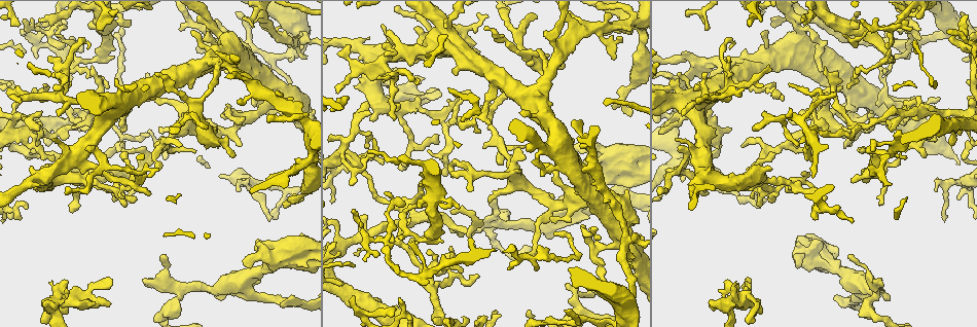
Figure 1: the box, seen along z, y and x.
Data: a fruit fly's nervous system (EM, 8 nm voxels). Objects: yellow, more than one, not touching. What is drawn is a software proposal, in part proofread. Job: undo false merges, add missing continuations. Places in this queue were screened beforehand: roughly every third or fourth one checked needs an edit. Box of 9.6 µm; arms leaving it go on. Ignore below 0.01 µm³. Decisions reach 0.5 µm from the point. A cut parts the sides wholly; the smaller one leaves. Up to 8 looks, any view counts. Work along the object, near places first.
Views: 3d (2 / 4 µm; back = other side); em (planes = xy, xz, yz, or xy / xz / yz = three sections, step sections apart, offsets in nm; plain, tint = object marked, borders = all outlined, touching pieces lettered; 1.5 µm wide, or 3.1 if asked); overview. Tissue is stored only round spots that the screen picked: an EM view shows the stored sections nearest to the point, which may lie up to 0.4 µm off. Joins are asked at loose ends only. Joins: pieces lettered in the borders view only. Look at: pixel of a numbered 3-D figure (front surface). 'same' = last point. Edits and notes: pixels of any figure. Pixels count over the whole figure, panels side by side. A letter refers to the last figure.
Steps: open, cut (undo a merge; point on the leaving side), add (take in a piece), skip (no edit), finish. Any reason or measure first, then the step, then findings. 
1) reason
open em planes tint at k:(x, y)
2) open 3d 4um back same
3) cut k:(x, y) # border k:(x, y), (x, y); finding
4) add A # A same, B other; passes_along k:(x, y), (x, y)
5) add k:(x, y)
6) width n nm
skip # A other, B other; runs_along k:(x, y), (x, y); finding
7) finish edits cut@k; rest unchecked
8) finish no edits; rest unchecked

thin end
open 3d 4um at 1:(766, 66)

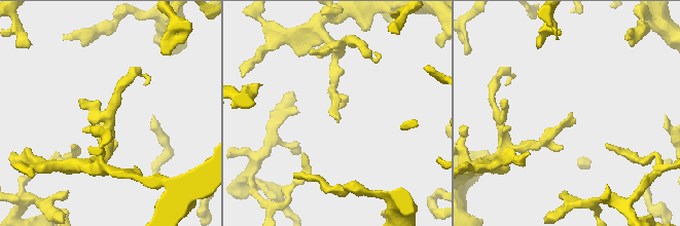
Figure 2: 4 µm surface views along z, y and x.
open em planes borders at 2:(570, 114)

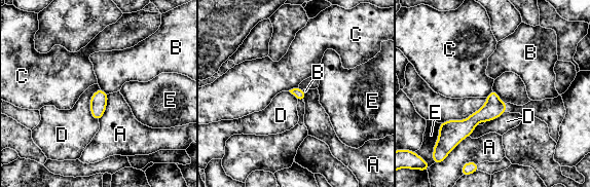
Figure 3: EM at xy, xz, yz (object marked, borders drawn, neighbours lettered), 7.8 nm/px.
skip # A other, B other, C other, D other, E other; no lettered piece goes on from it

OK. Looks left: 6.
an open end
open 3d 4um at 1:(491, 104)

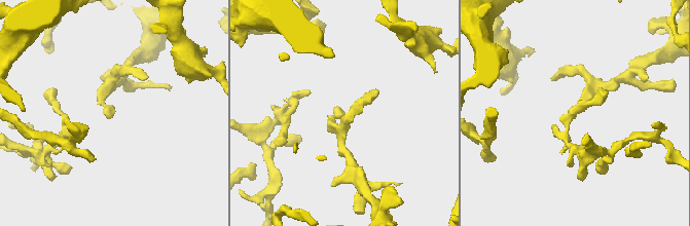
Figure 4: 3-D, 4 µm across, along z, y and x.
need the tissue
open em xy step 8 tint at 4:(110, 116)

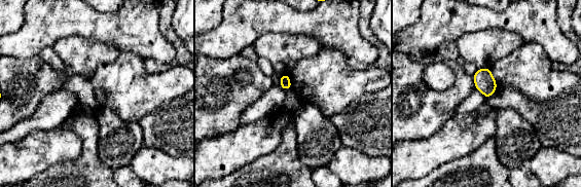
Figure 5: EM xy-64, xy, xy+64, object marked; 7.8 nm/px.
open em planes borders same

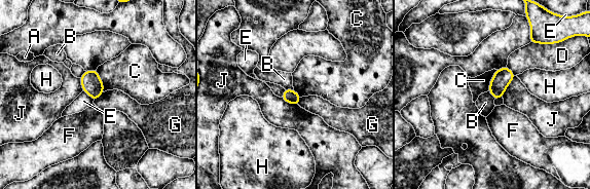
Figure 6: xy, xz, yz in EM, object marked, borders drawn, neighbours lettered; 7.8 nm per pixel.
width 110 nm
skip # A other, B other, C other, D other, E other, F other, G other, H other, J other; border 6:(103, 91), (94, 101); none of them fits

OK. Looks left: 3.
open em planes tint at 1:(498, 162)

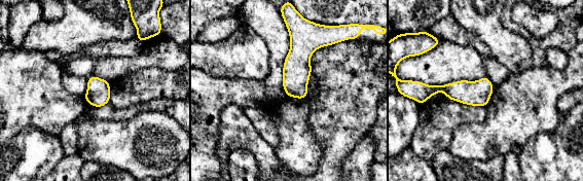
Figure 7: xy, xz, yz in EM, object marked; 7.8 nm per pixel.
what lies round it
open em planes borders same

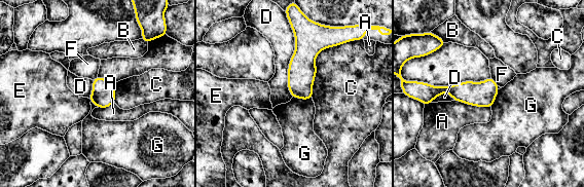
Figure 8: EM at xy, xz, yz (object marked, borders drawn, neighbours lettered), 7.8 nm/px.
skip # A other, B other, C other, D other, E other, F other, G other; runs_along 8:(496, 87), (439, 89), (430, 97); none of them fits

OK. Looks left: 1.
branch stops here
open em planes borders at 1:(698, 100)

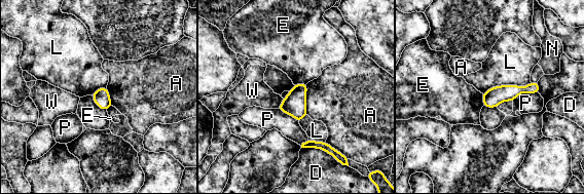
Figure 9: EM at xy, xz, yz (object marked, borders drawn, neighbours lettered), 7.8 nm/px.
width 130 nm
skip # A other, D other, E other, L other, N other, P other, W other; border 9:(531, 82), (494, 85), (482, 93); none of them fits

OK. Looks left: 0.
finish no edits; rest unchecked

